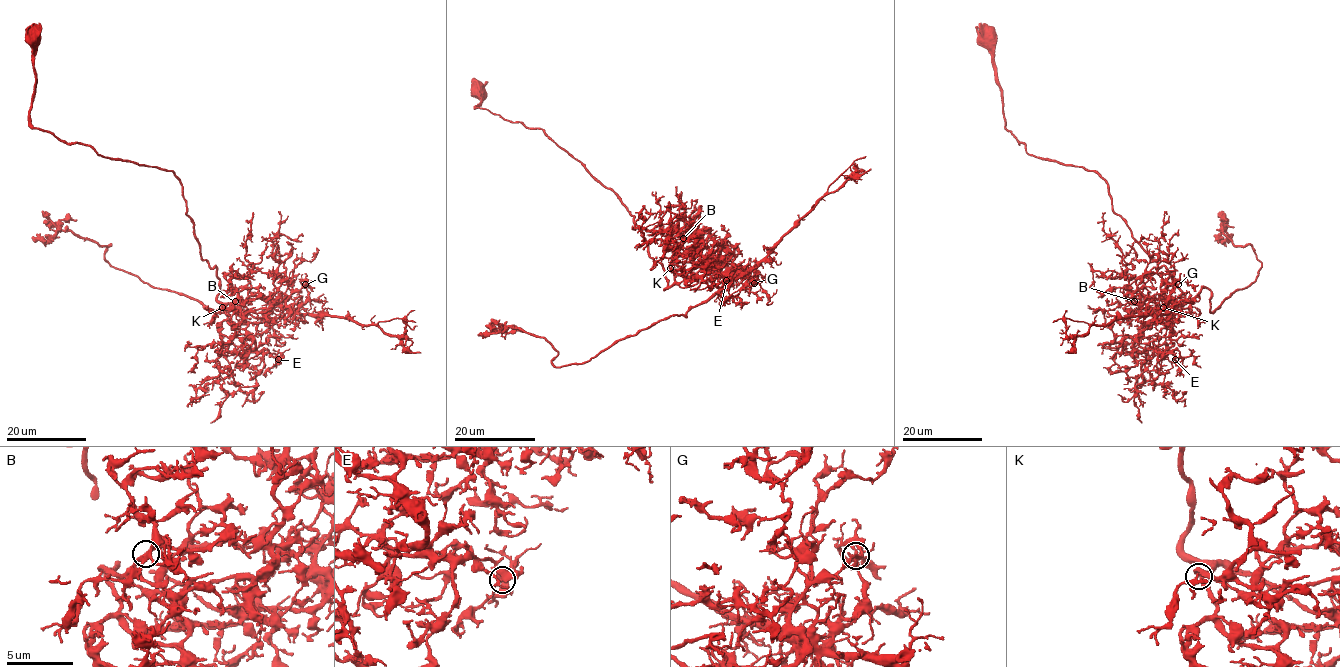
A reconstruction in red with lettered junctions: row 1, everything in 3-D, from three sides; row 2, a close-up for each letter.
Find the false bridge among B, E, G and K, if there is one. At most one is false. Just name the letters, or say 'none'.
G

